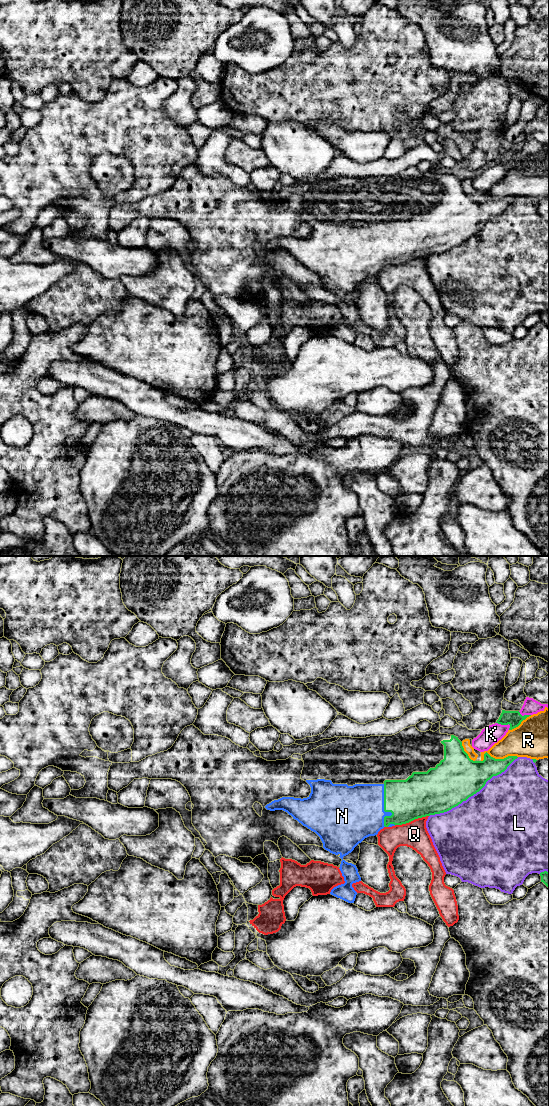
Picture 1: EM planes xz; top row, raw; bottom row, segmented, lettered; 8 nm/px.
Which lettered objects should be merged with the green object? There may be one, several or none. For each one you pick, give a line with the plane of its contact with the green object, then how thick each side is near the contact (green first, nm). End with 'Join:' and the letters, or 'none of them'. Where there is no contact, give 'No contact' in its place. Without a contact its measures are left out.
N: Touches green in xz. Thickness 320 nm (green) against 440 nm
Join: N

